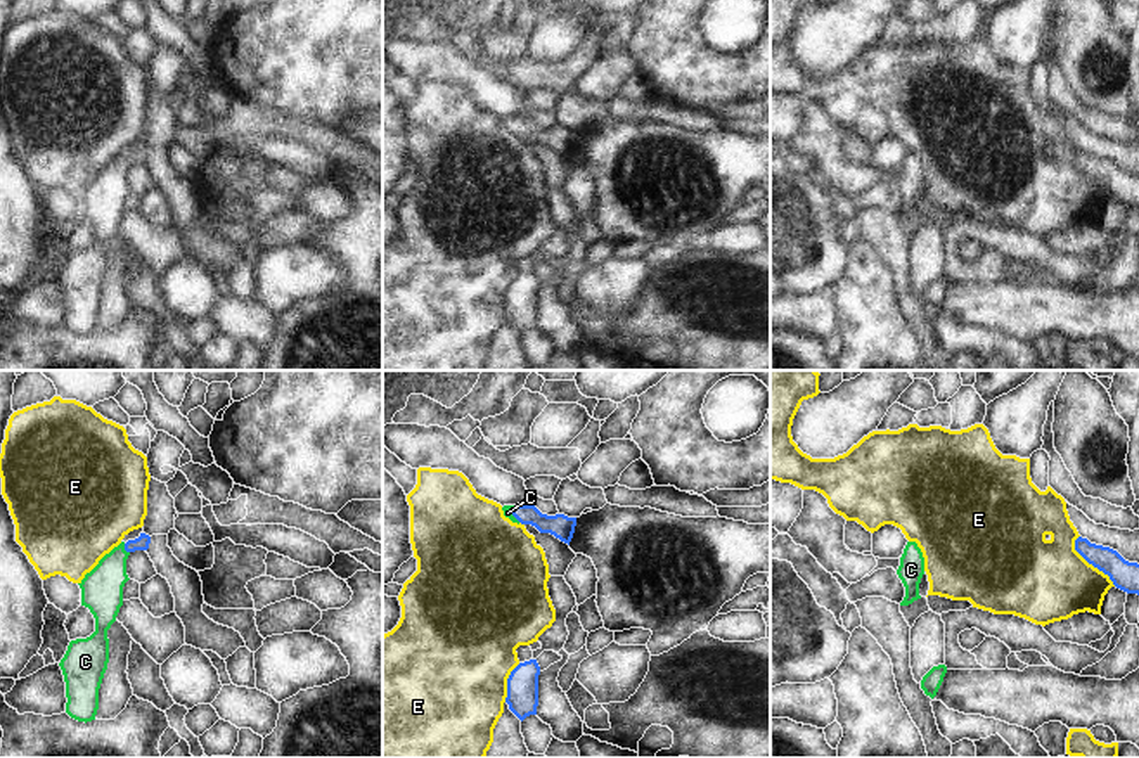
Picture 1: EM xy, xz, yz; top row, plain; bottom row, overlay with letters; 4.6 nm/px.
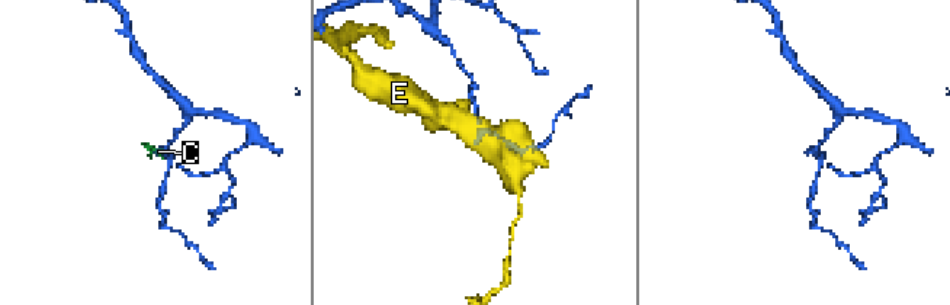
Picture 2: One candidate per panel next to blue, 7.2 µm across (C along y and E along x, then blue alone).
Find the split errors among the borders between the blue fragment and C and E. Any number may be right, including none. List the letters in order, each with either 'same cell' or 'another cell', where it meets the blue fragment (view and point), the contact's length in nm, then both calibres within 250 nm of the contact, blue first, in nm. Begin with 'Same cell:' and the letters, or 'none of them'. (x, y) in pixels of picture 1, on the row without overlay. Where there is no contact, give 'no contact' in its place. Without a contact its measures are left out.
Same cell: C
C: same cell; contact xy (125, 161); length 50 nm; calibres 70 and 190 nm
E: another cell; contact yz (1089, 175); length 300 nm; calibres 130 and 380 nm

